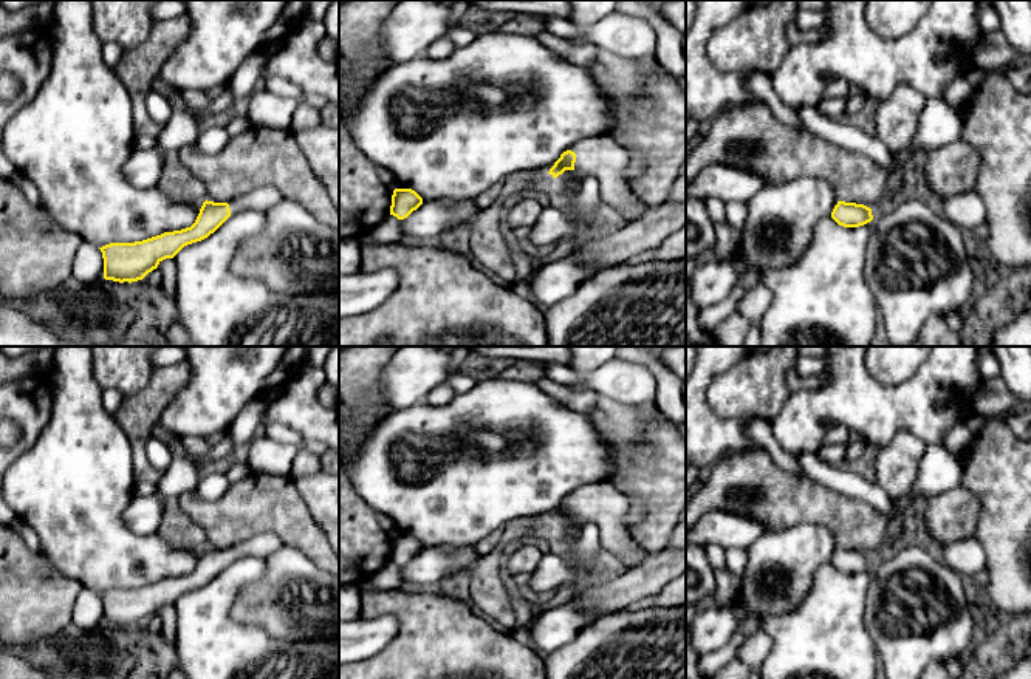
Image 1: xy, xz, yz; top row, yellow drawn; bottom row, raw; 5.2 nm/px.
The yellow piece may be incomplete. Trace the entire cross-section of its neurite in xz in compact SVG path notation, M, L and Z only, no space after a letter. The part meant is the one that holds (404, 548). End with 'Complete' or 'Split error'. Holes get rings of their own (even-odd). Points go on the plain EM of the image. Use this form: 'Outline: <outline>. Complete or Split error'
Outline: M395 535L392 541L390 561L398 566L407 565L423 551L423 544L412 535Z. Complete

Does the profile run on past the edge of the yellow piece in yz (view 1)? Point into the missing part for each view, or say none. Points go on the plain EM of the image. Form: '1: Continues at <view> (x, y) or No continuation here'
1: No continuation here

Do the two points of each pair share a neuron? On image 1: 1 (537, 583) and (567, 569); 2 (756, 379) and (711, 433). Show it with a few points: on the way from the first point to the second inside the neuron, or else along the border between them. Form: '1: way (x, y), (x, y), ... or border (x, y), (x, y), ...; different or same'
1: way (545, 577), (559, 571); same
2: border (709, 384), (708, 404), (719, 416), (754, 418); different

